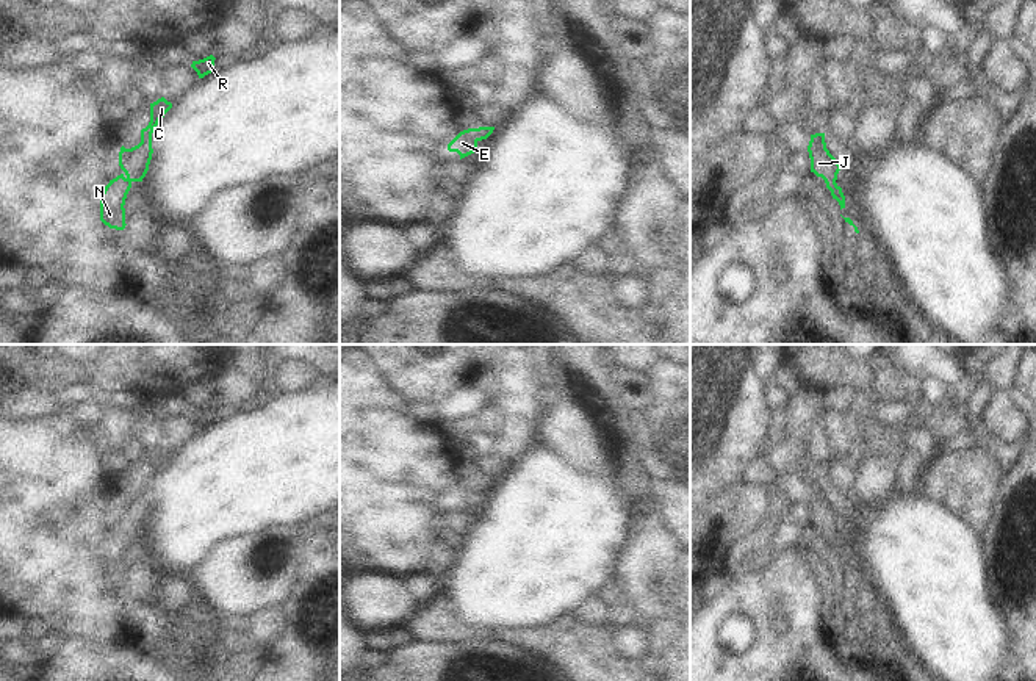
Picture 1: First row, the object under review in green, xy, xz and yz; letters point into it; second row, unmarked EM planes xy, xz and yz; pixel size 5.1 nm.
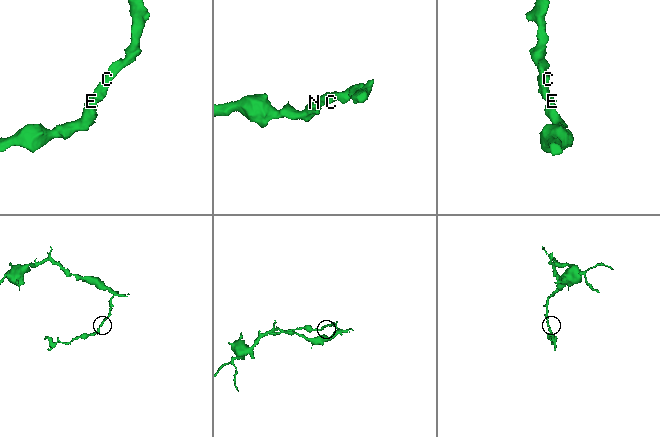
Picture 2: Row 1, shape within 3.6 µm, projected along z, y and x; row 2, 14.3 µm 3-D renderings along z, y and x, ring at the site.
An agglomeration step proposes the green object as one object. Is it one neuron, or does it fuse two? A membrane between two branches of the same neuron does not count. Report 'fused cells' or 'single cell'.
single cell

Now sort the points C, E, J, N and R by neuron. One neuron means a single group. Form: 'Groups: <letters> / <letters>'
Groups: C E J N R

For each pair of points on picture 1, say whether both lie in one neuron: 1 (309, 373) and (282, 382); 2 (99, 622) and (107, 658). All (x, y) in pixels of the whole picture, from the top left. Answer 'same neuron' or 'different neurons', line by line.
1: same neuron
2: different neurons

